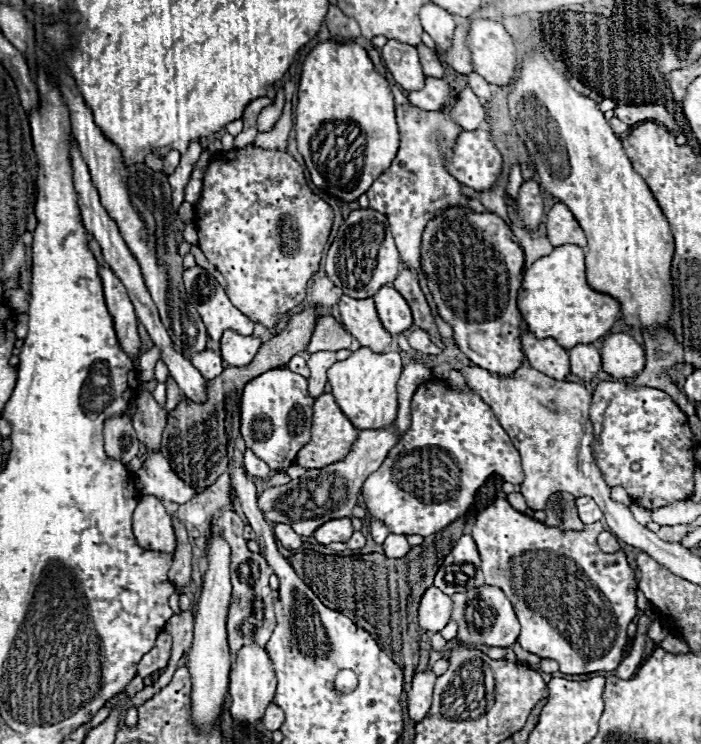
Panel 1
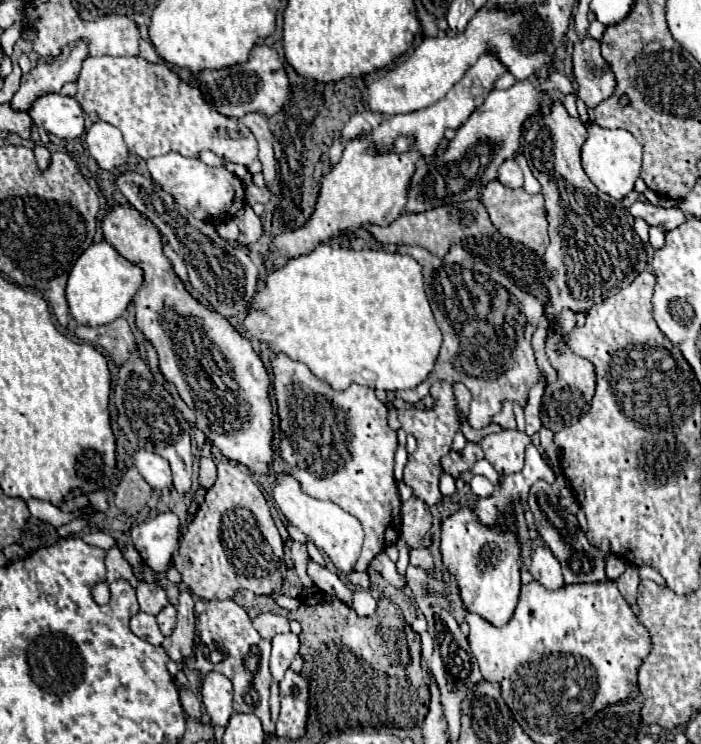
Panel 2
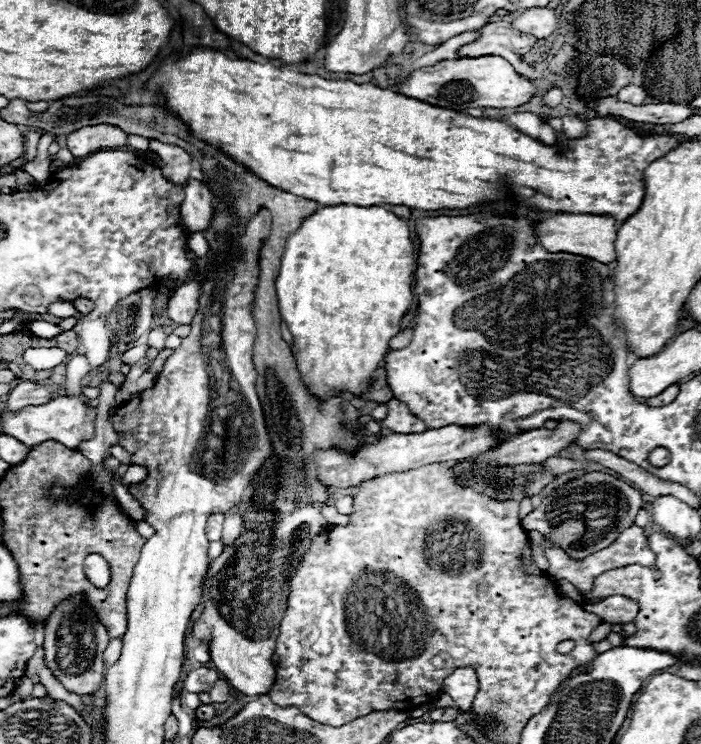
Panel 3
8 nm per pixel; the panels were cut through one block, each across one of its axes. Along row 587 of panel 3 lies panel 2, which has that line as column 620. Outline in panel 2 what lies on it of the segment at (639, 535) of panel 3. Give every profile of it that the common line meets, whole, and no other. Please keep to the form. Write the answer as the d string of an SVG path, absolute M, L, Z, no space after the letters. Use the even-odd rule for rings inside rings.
M628 566L626 572L616 580L616 586L620 590L620 594L626 598L628 604L634 604L636 602L636 594L638 594L638 572L634 566Z

